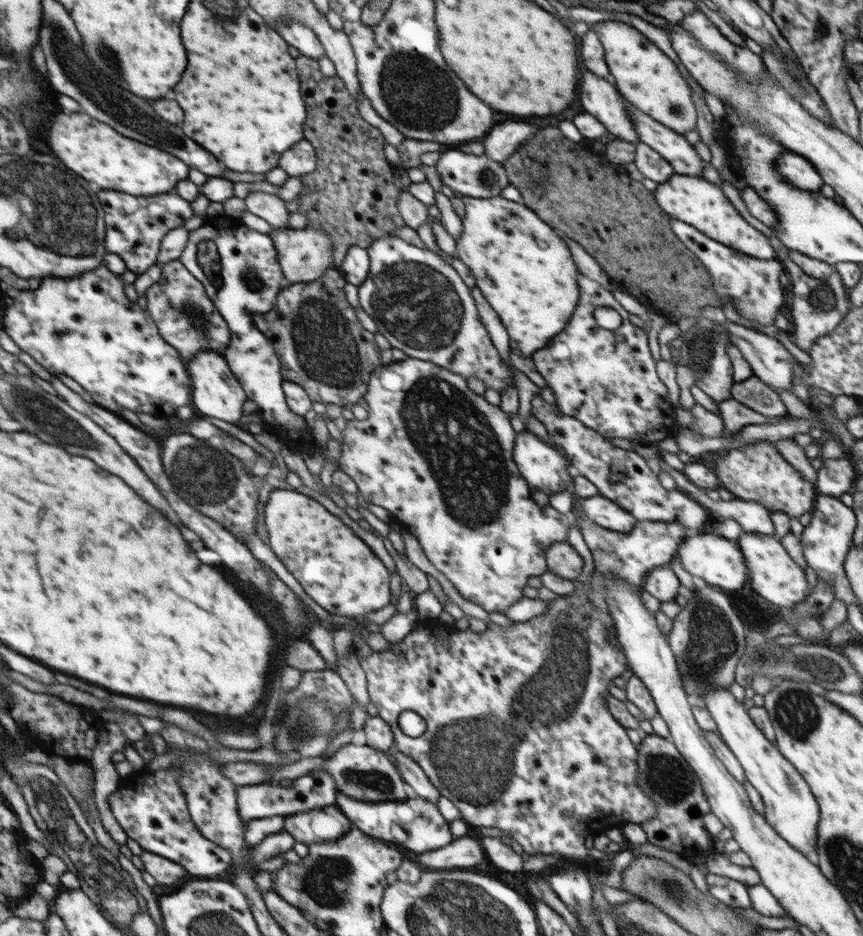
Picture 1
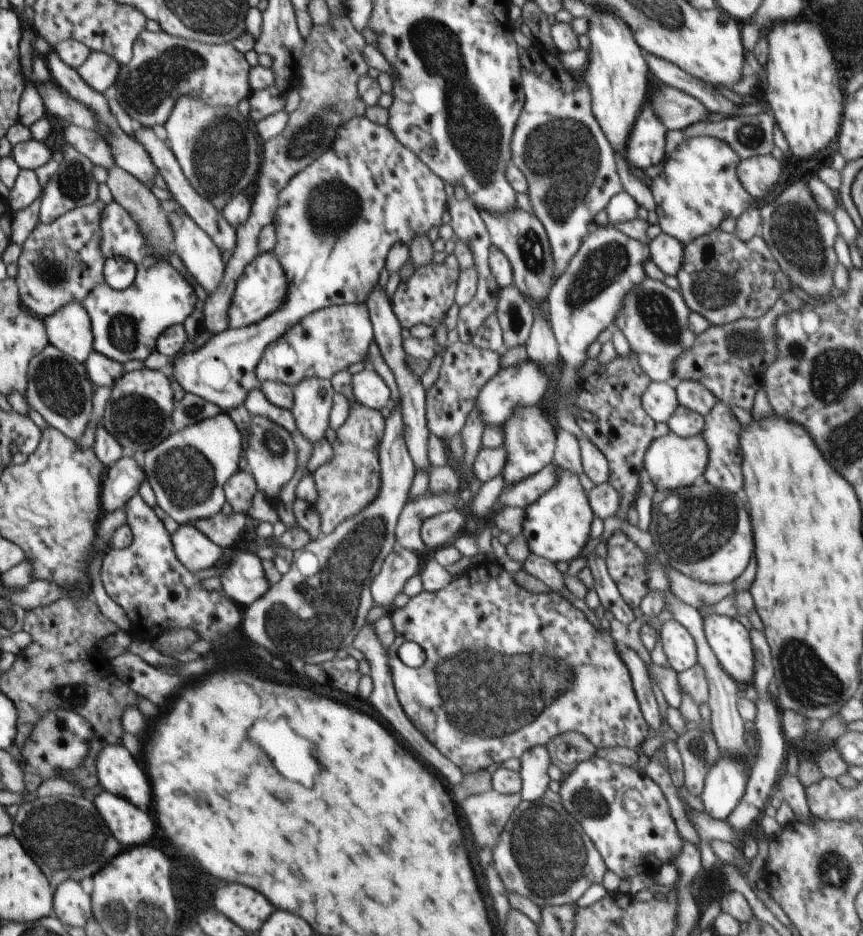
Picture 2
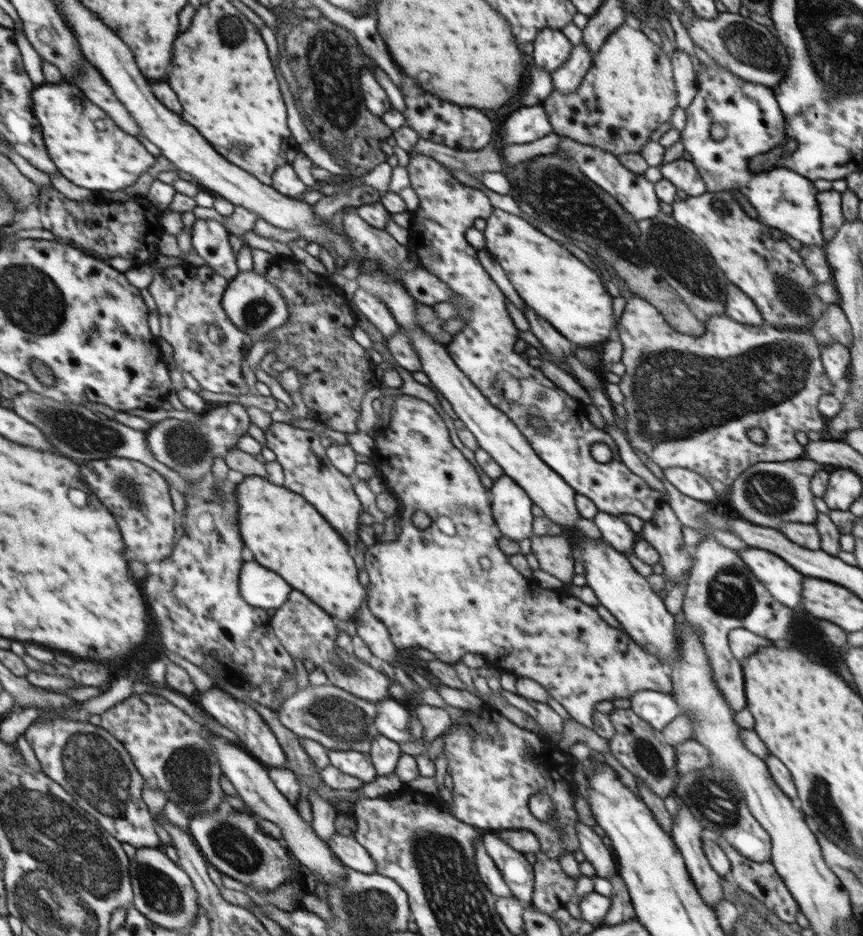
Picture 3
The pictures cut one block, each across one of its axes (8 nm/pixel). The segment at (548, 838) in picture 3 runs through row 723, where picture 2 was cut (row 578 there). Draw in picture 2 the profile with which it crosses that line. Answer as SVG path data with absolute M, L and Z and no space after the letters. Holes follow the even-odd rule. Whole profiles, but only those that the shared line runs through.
M488 560L474 562L460 576L453 578L444 588L438 592L422 591L409 598L406 606L392 608L389 613L394 624L395 639L392 646L387 648L388 666L392 674L393 685L400 706L412 724L418 728L430 744L434 744L448 760L451 760L463 774L480 772L487 765L502 764L509 758L521 758L523 752L536 746L547 746L547 742L555 736L565 732L580 732L598 748L610 748L624 746L624 748L636 749L650 734L649 724L644 720L640 703L634 692L632 678L628 666L616 652L616 642L610 631L598 630L590 623L581 610L574 607L570 601L556 592L534 593L526 590L516 583L513 573L506 571L500 564ZM404 642L416 642L425 652L425 661L422 666L409 667L400 662L396 656L398 646Z

